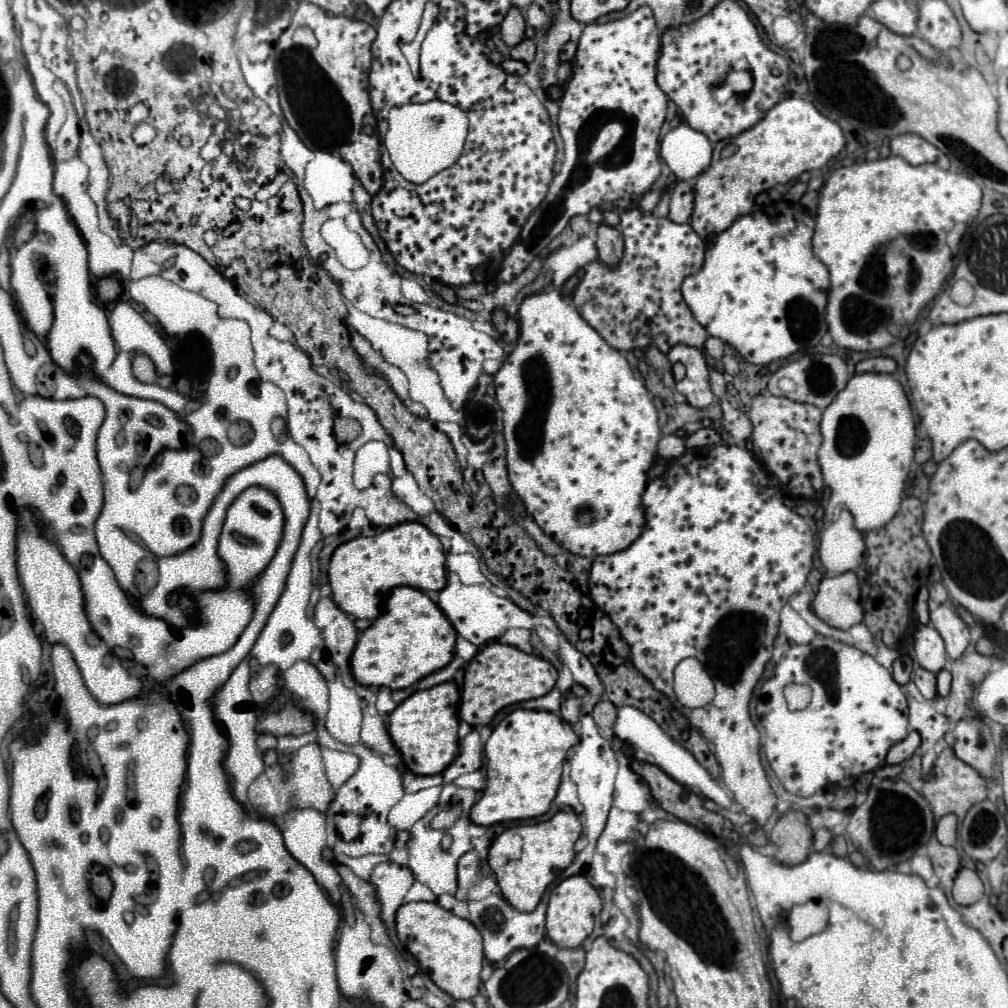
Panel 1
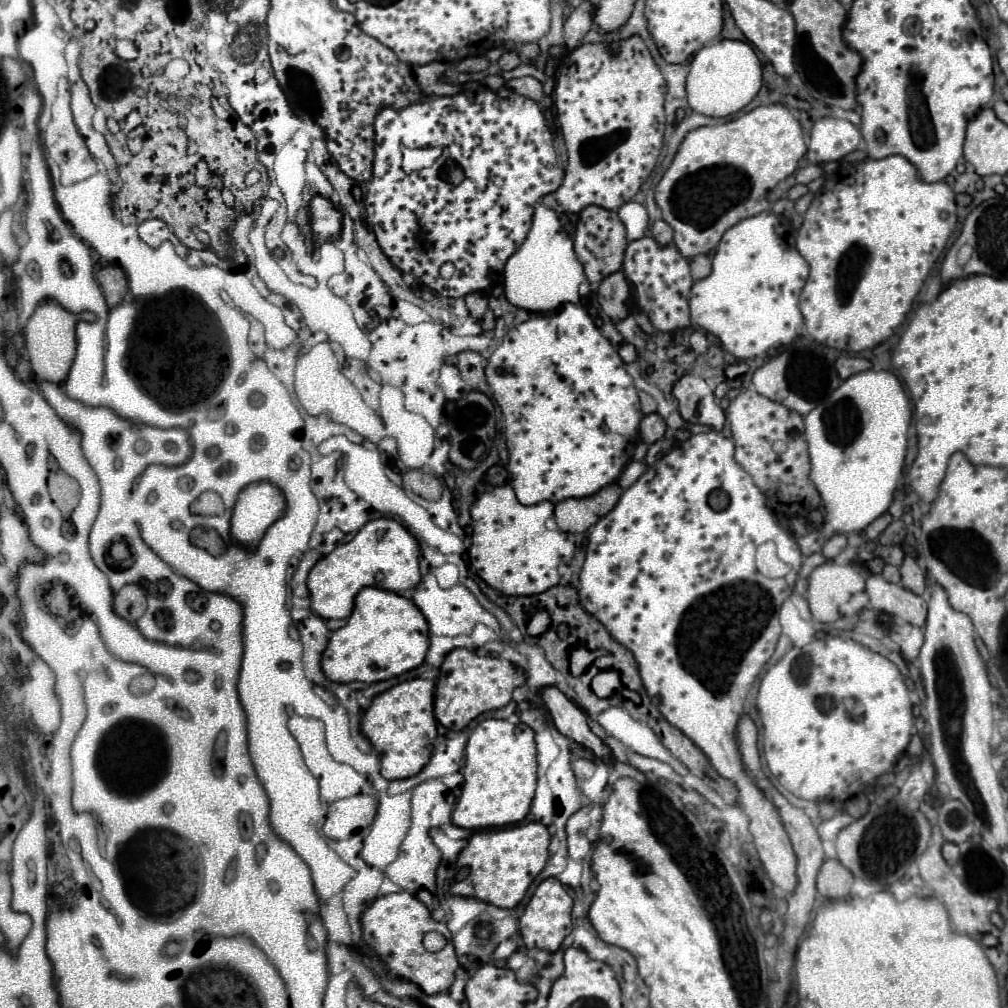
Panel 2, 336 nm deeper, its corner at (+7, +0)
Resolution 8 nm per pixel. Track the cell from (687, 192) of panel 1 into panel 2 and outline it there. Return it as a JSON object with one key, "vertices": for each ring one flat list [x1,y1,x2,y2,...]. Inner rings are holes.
{"vertices":[[657,220,653,226,651,226,651,234,655,236,655,240,659,244,671,244,673,242,673,228,669,228,669,224,665,224,665,220]]}

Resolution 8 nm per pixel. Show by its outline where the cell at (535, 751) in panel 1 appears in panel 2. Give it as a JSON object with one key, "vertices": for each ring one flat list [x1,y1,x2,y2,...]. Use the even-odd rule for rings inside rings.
{"vertices":[[483,720,473,734,469,736,467,748,465,748,465,768,463,768,465,784,463,794,453,810,453,824,461,828,489,828,489,826,505,826,505,824,517,824,525,820,531,808,531,800,535,796,537,788,537,744,535,744,535,732,527,724,511,724,507,720]]}

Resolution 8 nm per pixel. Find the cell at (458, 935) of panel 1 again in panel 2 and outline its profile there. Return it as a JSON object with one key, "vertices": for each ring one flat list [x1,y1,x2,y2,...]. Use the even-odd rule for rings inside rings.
{"vertices":[[397,892,375,898,375,902,371,902,363,912,361,924,365,942,383,958,383,962,387,962,387,970,393,978,411,980,419,984,425,994,447,992,451,988,455,972,459,968,455,948,451,942,451,932,447,930,445,922,435,922,425,904,419,902,413,894],[431,930,441,932,447,938,447,946,439,952,427,952,423,948,423,936]]}

